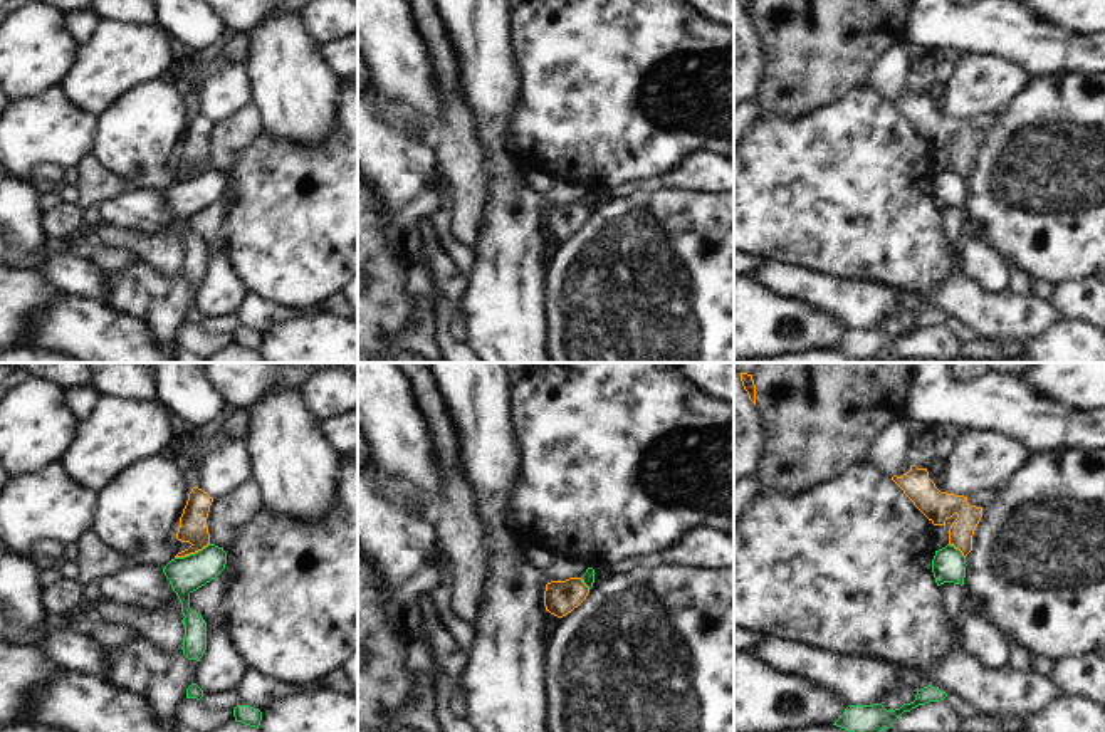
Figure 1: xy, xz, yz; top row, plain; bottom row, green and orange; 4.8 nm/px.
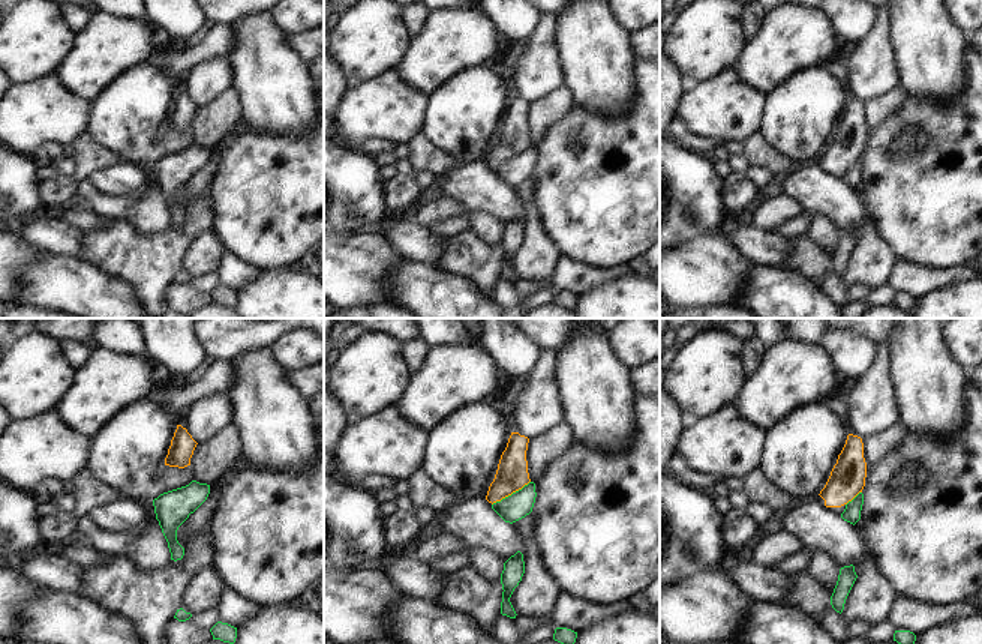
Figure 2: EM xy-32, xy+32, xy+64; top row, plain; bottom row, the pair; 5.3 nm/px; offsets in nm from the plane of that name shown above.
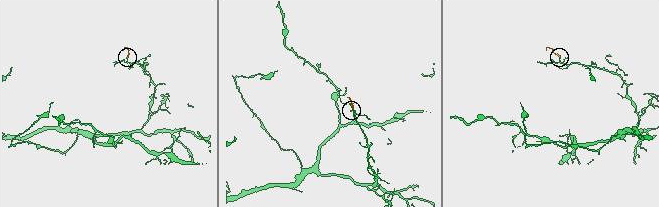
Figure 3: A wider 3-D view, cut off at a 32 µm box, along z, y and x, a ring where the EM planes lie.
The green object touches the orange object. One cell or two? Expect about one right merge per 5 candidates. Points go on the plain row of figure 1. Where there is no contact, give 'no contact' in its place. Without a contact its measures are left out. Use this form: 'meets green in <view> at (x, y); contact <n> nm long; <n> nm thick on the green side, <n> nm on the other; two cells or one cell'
meets green in xy at (192, 178); contact 180 nm long; 170 nm thick on the green side, 140 nm on the other; two cells

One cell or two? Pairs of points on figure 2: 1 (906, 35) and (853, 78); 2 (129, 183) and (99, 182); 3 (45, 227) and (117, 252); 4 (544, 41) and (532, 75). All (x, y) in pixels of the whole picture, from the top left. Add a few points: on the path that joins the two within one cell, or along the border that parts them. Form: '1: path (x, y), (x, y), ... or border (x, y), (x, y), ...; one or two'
1: border (885, 15), (889, 24), (889, 42), (900, 80); two
2: path (122, 183), (107, 183); one
3: border (86, 233), (81, 242), (80, 258); two
4: path (541, 50), (540, 66); one

